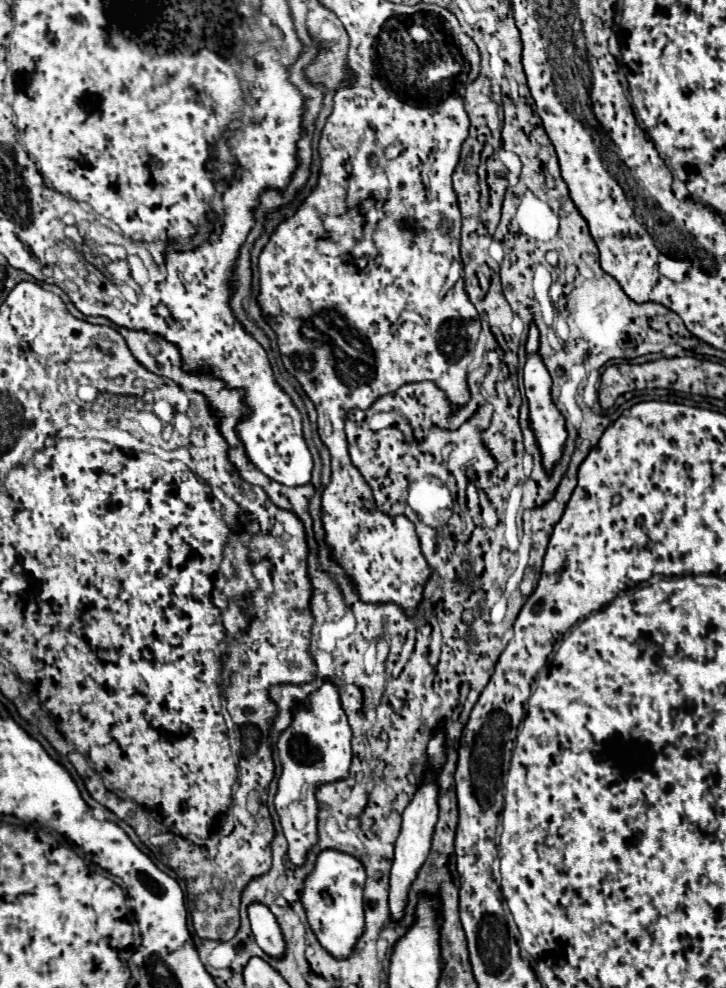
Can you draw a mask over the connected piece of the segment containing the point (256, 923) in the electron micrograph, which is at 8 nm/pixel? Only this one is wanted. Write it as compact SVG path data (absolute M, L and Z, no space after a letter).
M252 904L248 908L250 926L258 946L272 958L282 958L286 952L286 942L282 930L276 922L276 916L264 904Z

